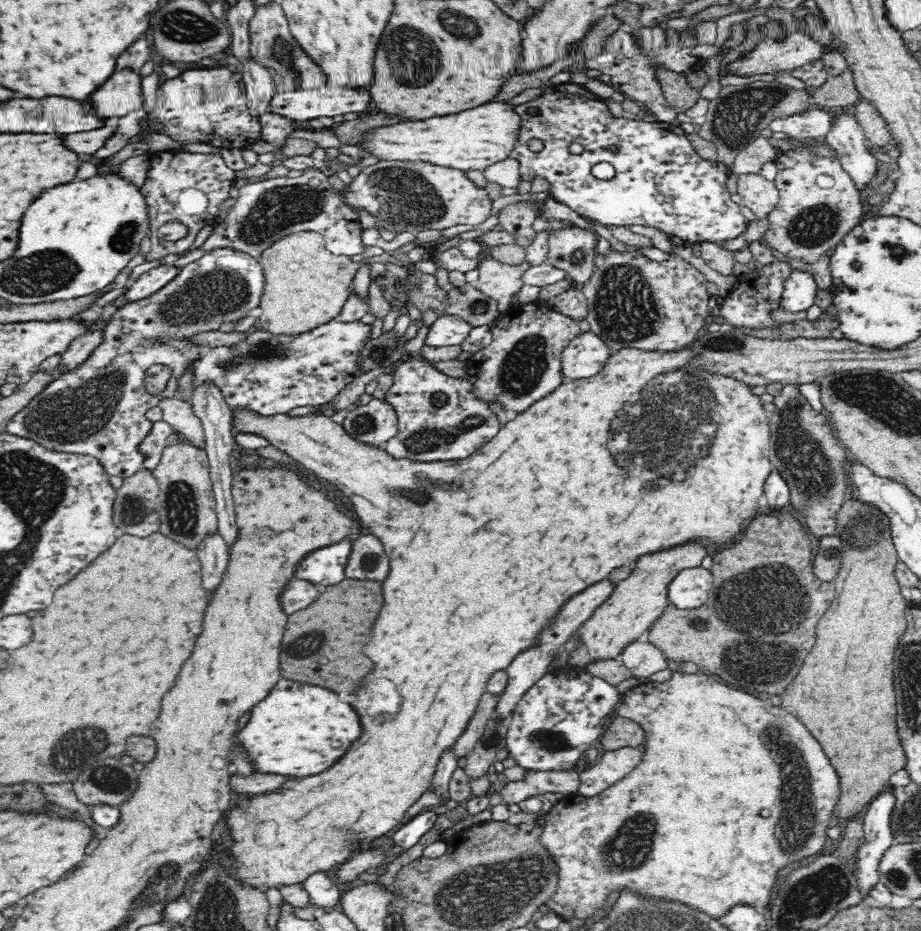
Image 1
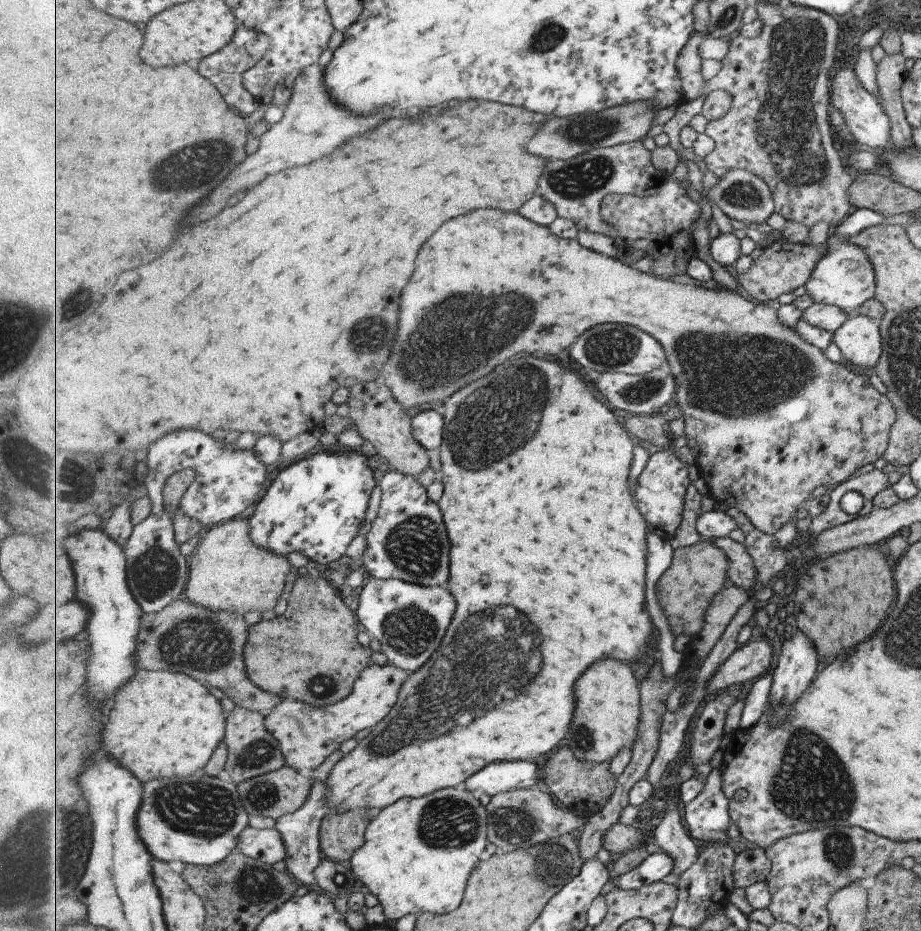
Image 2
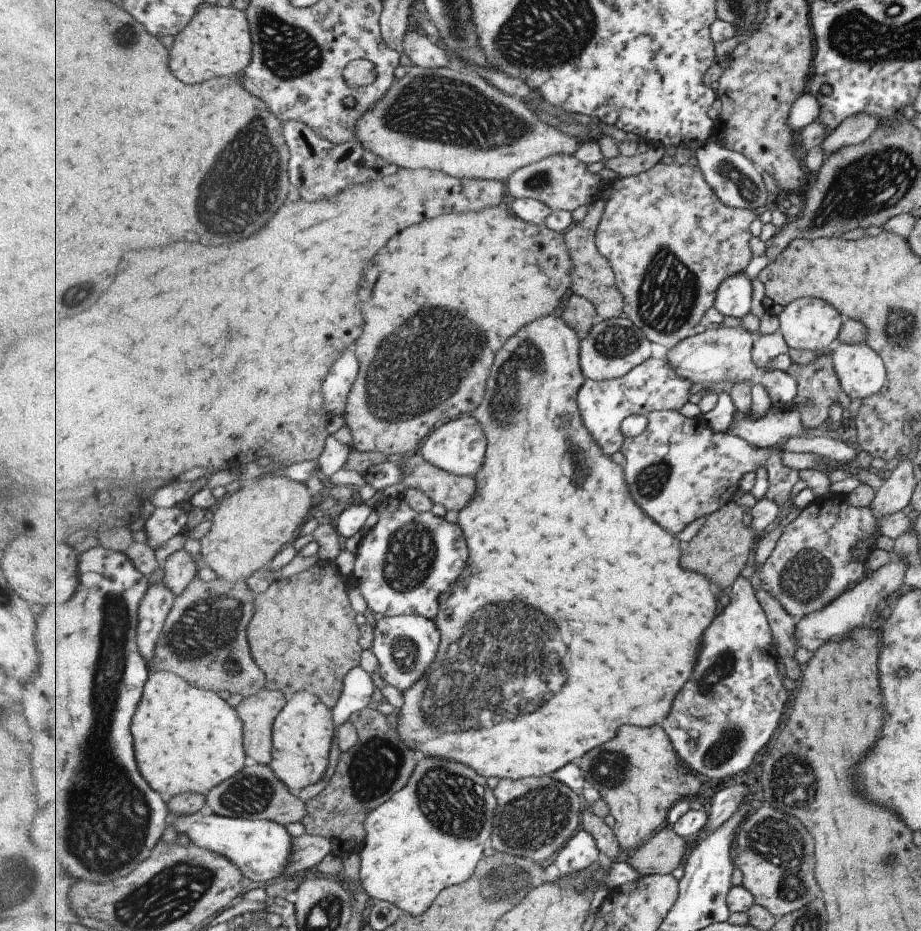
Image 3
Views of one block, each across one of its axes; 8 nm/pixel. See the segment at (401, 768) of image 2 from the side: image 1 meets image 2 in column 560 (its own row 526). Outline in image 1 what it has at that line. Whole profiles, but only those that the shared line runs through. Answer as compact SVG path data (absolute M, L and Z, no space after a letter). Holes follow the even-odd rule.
M690 348L683 349L682 351L675 351L674 353L655 353L655 352L647 352L644 350L637 350L637 349L623 349L618 350L617 352L612 353L609 362L606 363L606 366L602 368L601 372L598 372L596 376L592 378L587 378L586 381L574 381L572 383L564 382L564 384L560 384L554 392L552 392L549 396L544 398L538 399L534 404L531 404L526 410L522 412L518 412L516 418L511 421L508 421L505 426L499 430L498 434L487 442L481 450L478 450L475 454L472 454L469 458L464 458L460 461L434 461L434 462L415 462L414 460L410 460L408 458L393 458L385 450L383 445L378 446L372 443L366 443L364 441L360 441L360 439L354 438L348 431L344 428L343 425L337 424L336 422L332 421L331 416L326 416L318 413L310 413L304 416L290 416L288 413L276 413L273 415L264 415L258 413L258 411L254 411L254 409L250 409L250 407L238 407L235 406L231 409L231 425L232 430L237 434L253 434L254 436L258 436L261 439L264 439L267 444L270 446L274 446L274 448L278 448L280 452L284 452L284 454L288 454L294 462L301 465L302 468L306 470L310 470L310 472L314 472L317 478L321 480L325 480L327 484L331 484L334 486L340 493L343 499L350 500L350 504L352 504L352 508L354 508L354 512L356 512L356 516L358 516L358 520L362 522L362 526L364 528L368 528L370 530L370 534L374 535L374 537L378 536L381 541L381 545L384 546L384 552L386 552L386 556L388 556L388 560L390 560L390 574L388 574L388 580L382 584L382 596L384 596L384 590L388 590L386 592L386 598L384 598L384 604L382 604L382 610L380 610L380 614L378 614L378 618L376 618L376 622L374 622L374 630L372 630L372 636L370 636L370 640L362 646L362 652L372 660L372 664L374 664L374 668L360 680L360 686L358 686L358 690L354 690L354 694L356 694L356 700L352 700L350 704L352 704L352 708L356 708L358 710L358 718L360 718L360 728L362 728L362 732L360 732L360 736L348 746L348 750L342 754L342 758L336 762L336 764L332 764L328 770L324 770L324 772L320 772L320 774L314 774L314 776L308 776L308 778L292 778L292 780L286 780L282 786L278 786L276 790L272 790L272 792L268 792L268 794L256 794L256 796L252 796L252 798L240 798L232 808L230 808L230 812L228 812L228 816L226 816L226 828L230 830L230 838L232 838L232 844L222 852L222 856L224 858L228 858L228 864L226 864L226 875L228 877L233 878L235 882L240 882L239 888L243 888L244 886L249 886L253 890L259 890L263 894L266 894L268 890L282 890L282 888L286 888L286 886L294 886L294 884L301 884L305 882L308 878L311 878L314 874L317 873L330 873L330 877L333 878L333 874L336 873L346 862L350 861L350 858L354 856L356 853L360 853L362 849L370 848L369 845L374 842L374 840L378 840L380 836L387 836L389 833L392 833L392 830L396 828L396 826L404 825L406 816L406 812L408 812L409 808L412 808L420 798L422 798L421 794L424 794L428 788L430 788L430 781L434 778L434 774L436 774L436 768L438 768L438 762L440 762L440 758L442 758L442 754L444 752L448 752L448 750L453 750L455 747L455 742L464 734L464 730L468 728L468 724L470 724L470 720L472 720L474 716L474 712L478 708L478 704L480 704L482 696L486 694L486 682L490 680L497 672L502 670L506 670L512 662L514 662L514 658L518 657L518 654L522 654L522 652L526 652L526 650L530 650L530 648L534 648L534 646L540 646L540 636L542 636L542 632L546 630L546 628L550 628L552 624L554 624L554 618L560 614L560 610L558 608L562 608L572 596L576 596L576 594L580 594L580 592L584 592L588 586L592 586L592 584L596 584L596 582L600 582L600 580L604 580L604 578L608 578L608 574L612 572L612 570L616 570L616 568L620 568L620 566L624 566L624 564L630 564L630 562L638 562L642 556L648 556L648 554L656 554L658 552L662 552L662 550L670 550L670 548L678 548L678 546L686 546L688 542L699 542L699 544L703 544L703 546L722 546L722 544L728 544L728 542L732 542L744 528L746 528L746 520L749 522L755 517L764 512L764 484L766 484L766 480L768 480L768 476L770 473L773 472L773 467L771 461L769 460L769 442L771 439L771 432L769 427L769 414L762 408L762 401L760 400L759 396L756 396L752 393L752 390L749 387L742 383L738 383L738 381L734 381L734 378L730 378L729 376L722 376L721 374L708 374L707 372L702 372L697 368L689 368L690 362L694 358L694 353ZM384 684L390 684L390 702L386 702L386 696L384 696L384 688L382 686Z

